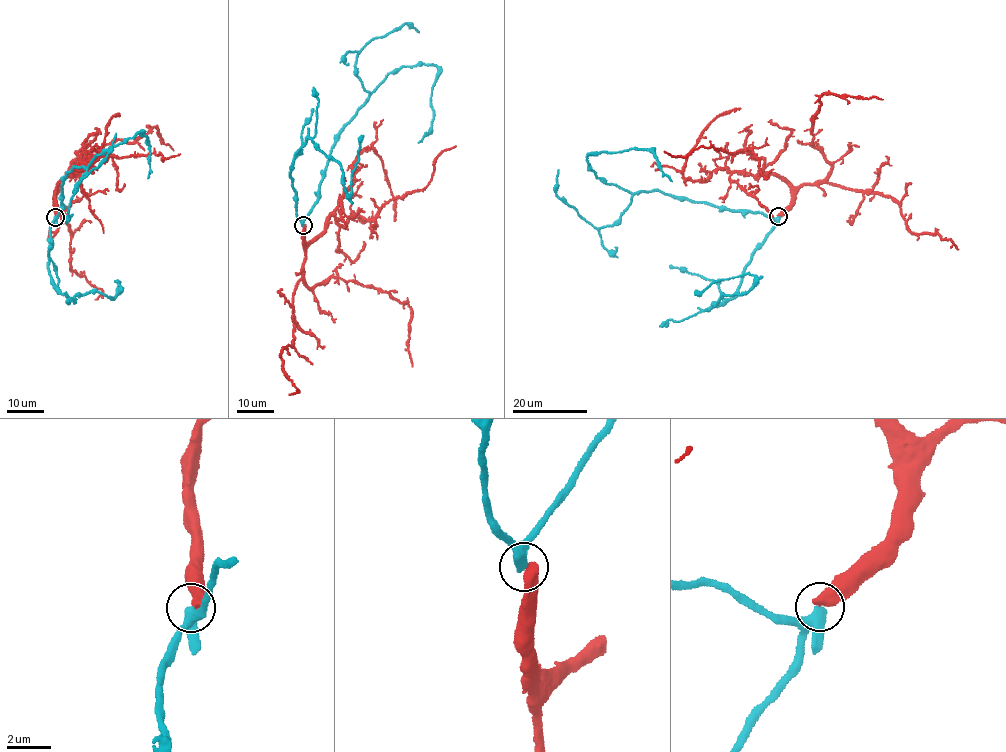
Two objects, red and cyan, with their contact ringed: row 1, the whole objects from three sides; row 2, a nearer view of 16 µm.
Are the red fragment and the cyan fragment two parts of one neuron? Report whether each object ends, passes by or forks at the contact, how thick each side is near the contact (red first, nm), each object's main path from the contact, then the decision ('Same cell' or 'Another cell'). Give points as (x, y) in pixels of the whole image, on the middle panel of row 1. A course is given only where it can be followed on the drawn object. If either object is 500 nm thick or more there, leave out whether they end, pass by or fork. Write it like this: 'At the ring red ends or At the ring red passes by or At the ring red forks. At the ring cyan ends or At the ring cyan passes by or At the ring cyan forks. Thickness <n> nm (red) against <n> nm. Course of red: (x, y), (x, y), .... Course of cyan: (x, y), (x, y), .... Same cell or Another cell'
Thickness 550 nm (red) against 360 nm. Course of red: (303, 225), (303, 274), (310, 288), (337, 277), (380, 288), (409, 305), (411, 317), (408, 346), (412, 366). Course of cyan: (302, 225), (317, 201), (335, 136), (389, 73), (434, 64), (438, 76), (432, 90), (432, 128), (418, 142). Another cell

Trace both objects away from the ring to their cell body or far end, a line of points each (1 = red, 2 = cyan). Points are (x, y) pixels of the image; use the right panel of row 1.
1: (779, 216), (800, 187), (821, 182), (829, 171), (831, 165), (812, 144), (812, 116), (821, 96), (883, 99)
2: (779, 217), (721, 209), (659, 191), (630, 193), (595, 175), (586, 158), (601, 152), (649, 149), (672, 181)

